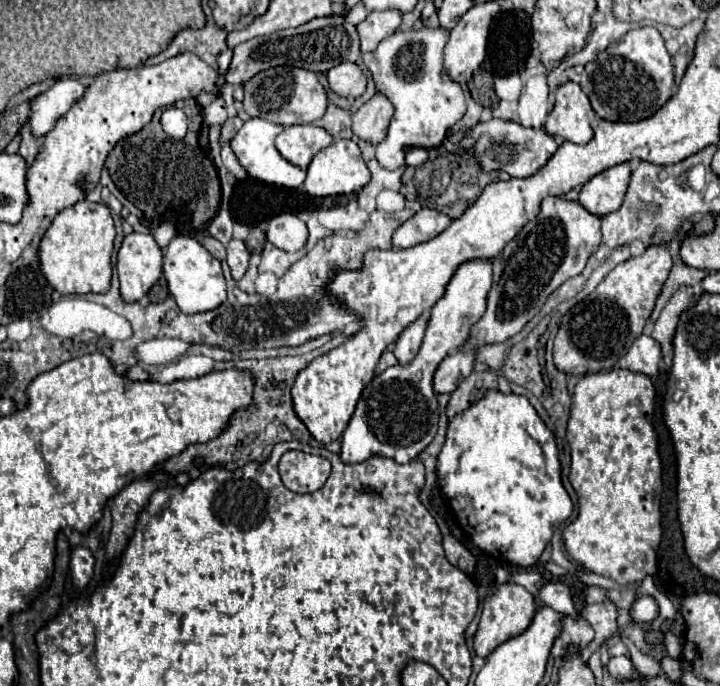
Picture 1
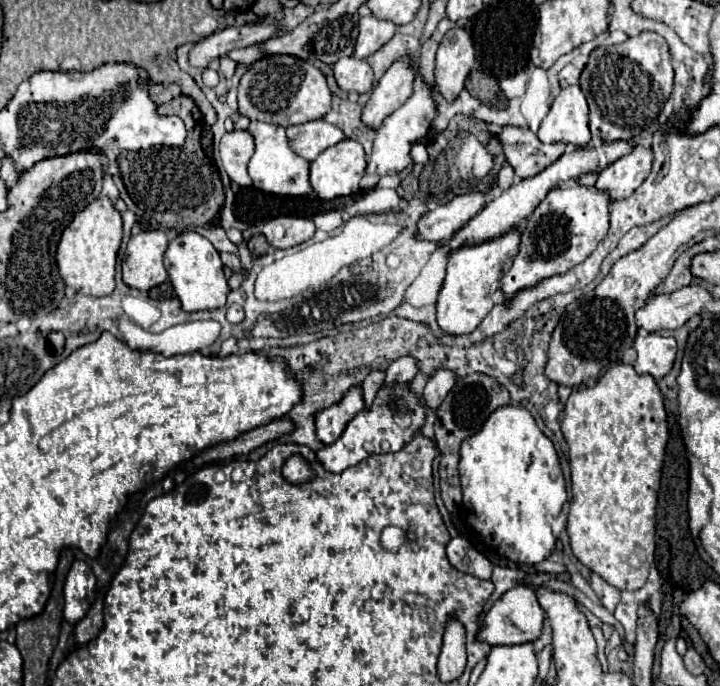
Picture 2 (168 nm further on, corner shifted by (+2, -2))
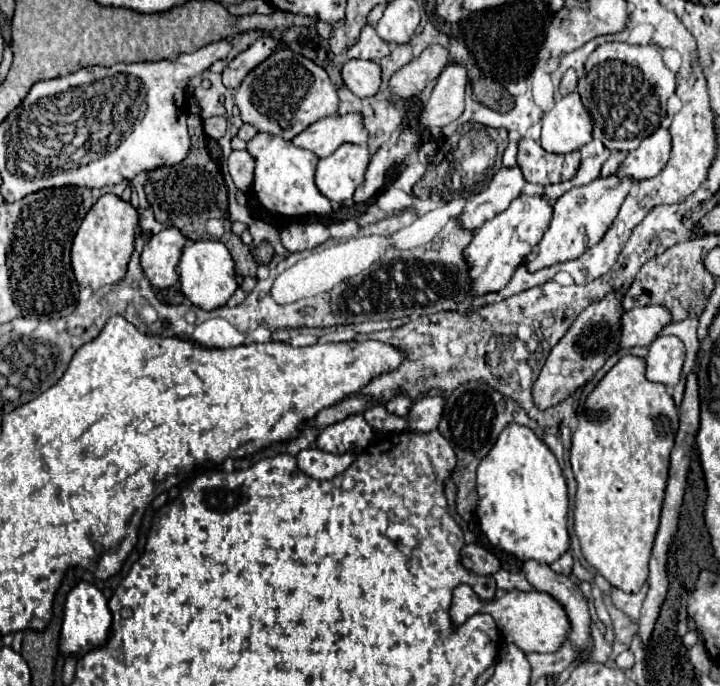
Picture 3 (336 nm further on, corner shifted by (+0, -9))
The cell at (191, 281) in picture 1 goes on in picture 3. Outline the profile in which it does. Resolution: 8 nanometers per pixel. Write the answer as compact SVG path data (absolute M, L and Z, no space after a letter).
M188 241L178 265L178 273L182 281L182 293L196 307L202 307L206 311L226 305L228 299L238 289L234 259L222 241Z

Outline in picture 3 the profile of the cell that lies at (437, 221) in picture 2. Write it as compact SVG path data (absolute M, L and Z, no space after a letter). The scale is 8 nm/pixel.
M518 165L514 167L502 167L490 181L488 189L474 195L468 205L464 207L460 215L462 227L476 231L480 225L492 217L496 217L500 211L504 211L524 189L526 181Z

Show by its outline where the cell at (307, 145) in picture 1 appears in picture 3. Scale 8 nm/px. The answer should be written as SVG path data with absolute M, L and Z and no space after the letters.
M360 113L324 117L320 121L312 123L308 129L304 129L300 135L296 135L292 139L292 143L296 147L316 153L318 157L332 155L344 143L366 145L368 131L366 131L362 119L364 117Z

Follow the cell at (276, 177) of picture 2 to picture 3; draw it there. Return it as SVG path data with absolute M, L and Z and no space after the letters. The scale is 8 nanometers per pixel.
M258 133L252 141L248 141L248 153L256 161L254 173L254 191L260 203L278 215L286 217L328 217L332 211L330 199L326 199L316 183L314 169L318 165L318 157L312 151L294 147L290 141L270 133Z

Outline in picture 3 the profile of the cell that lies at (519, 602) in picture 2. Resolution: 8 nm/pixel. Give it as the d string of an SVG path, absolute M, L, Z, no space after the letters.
M462 585L460 589L456 589L456 595L454 595L454 613L474 613L474 611L490 613L498 629L502 631L504 639L510 643L516 643L524 653L532 653L532 651L554 653L562 647L562 643L568 639L568 633L570 633L570 619L564 607L552 595L536 589L532 591L512 589L500 599L482 601L472 593L470 587Z

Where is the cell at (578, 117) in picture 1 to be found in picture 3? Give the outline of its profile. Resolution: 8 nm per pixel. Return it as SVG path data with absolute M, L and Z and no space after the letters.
M574 91L542 117L540 143L548 153L572 153L592 141L592 119Z

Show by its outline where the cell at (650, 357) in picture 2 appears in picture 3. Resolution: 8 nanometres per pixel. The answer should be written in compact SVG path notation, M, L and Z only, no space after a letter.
M656 337L646 357L646 379L674 387L680 381L684 355L684 343L678 337Z

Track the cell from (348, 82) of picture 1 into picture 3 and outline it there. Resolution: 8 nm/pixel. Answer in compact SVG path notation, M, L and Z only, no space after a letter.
M350 59L342 67L344 85L358 97L372 97L378 93L382 83L382 69L374 61Z

